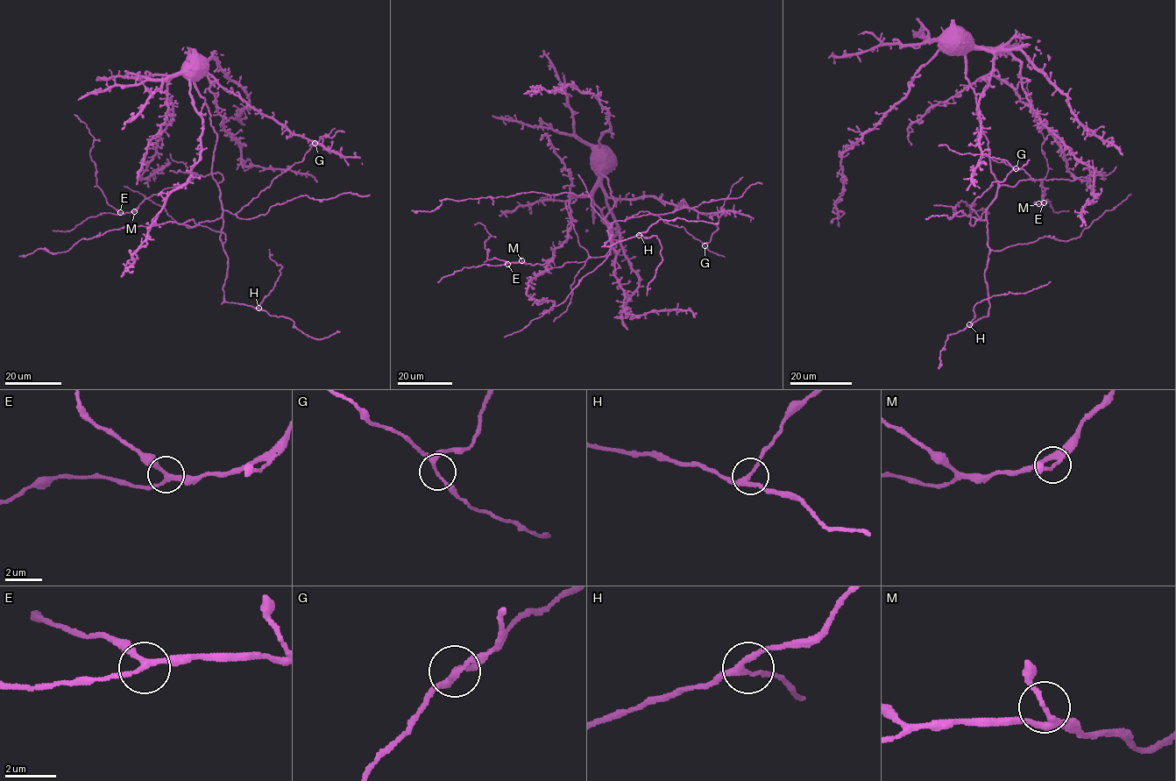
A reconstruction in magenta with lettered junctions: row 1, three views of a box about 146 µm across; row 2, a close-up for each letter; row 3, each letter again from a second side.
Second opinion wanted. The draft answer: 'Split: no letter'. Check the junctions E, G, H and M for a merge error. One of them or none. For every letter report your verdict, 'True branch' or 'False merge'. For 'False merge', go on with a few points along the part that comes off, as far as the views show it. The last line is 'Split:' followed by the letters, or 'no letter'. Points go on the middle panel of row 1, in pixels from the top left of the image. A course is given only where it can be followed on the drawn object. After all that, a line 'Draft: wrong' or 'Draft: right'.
E: True branch
G: True branch
H: True branch
M: True branch
Split: no letter
Draft: right

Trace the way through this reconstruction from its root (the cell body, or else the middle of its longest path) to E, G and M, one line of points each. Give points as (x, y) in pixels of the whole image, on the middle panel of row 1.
E: (602, 150), (600, 173), (615, 202), (605, 217), (612, 244), (609, 252), (558, 267), (507, 264)
G: (602, 150), (600, 173), (615, 202), (605, 217), (610, 229), (615, 221), (648, 211), (682, 226), (704, 245)
M: (602, 150), (600, 173), (615, 202), (605, 217), (612, 244), (609, 252), (558, 267), (521, 260)

